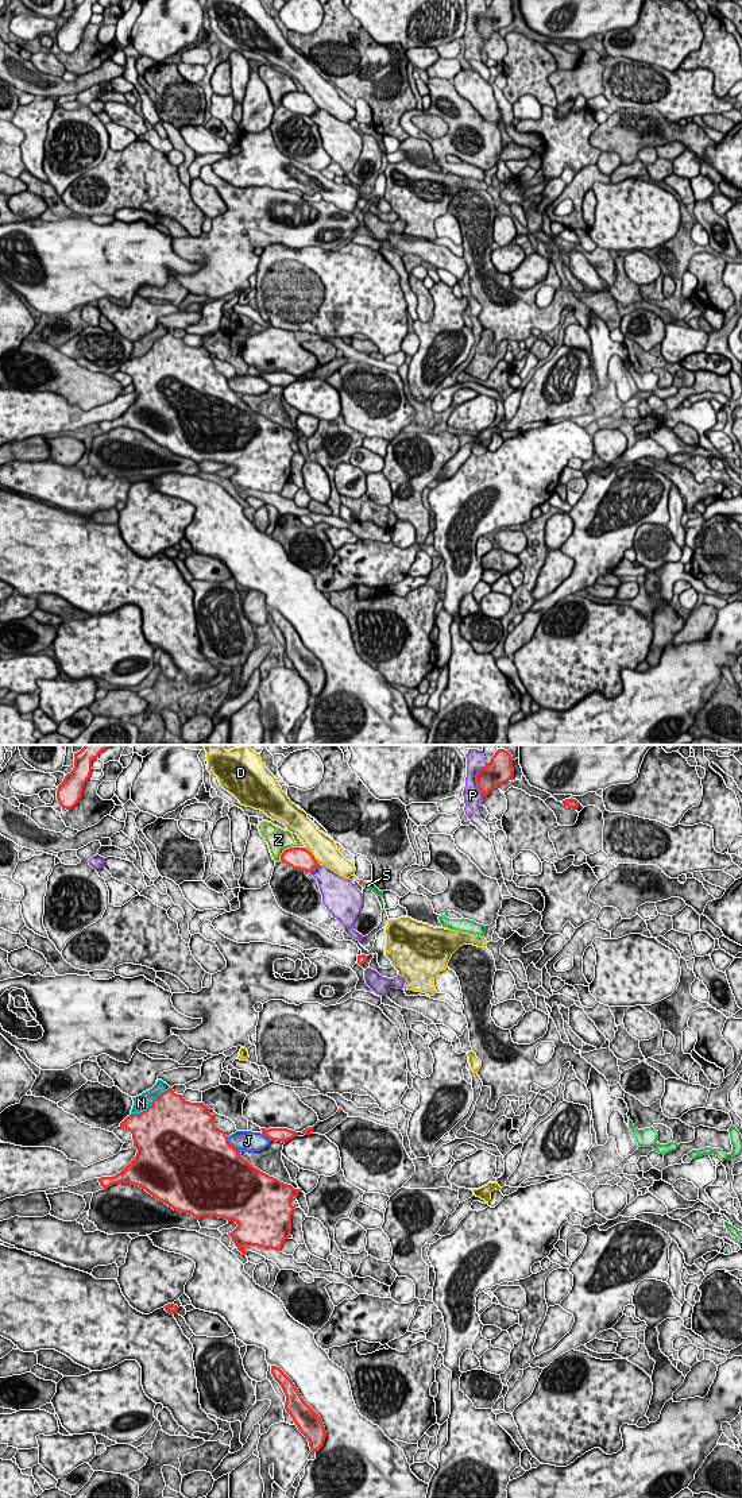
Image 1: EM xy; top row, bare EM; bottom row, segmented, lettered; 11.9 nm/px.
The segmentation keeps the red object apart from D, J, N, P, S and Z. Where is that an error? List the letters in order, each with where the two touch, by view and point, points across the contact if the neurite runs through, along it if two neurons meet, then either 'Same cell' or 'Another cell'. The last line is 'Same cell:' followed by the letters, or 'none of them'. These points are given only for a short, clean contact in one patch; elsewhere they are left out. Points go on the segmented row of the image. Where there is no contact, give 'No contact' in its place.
D: Touches red at xy (313, 856). Another cell
J: Touches red at xy (231, 1145). Another cell
N: Touches red at xy (151, 1104). Another cell
P: Touches red at xy (476, 779). Another cell
S: Touches red at xy (362, 881). Path across: xy (360, 881), (362, 881), (367, 885). Same cell
Z: Touches red at xy (286, 849). Another cell
Same cell: S

